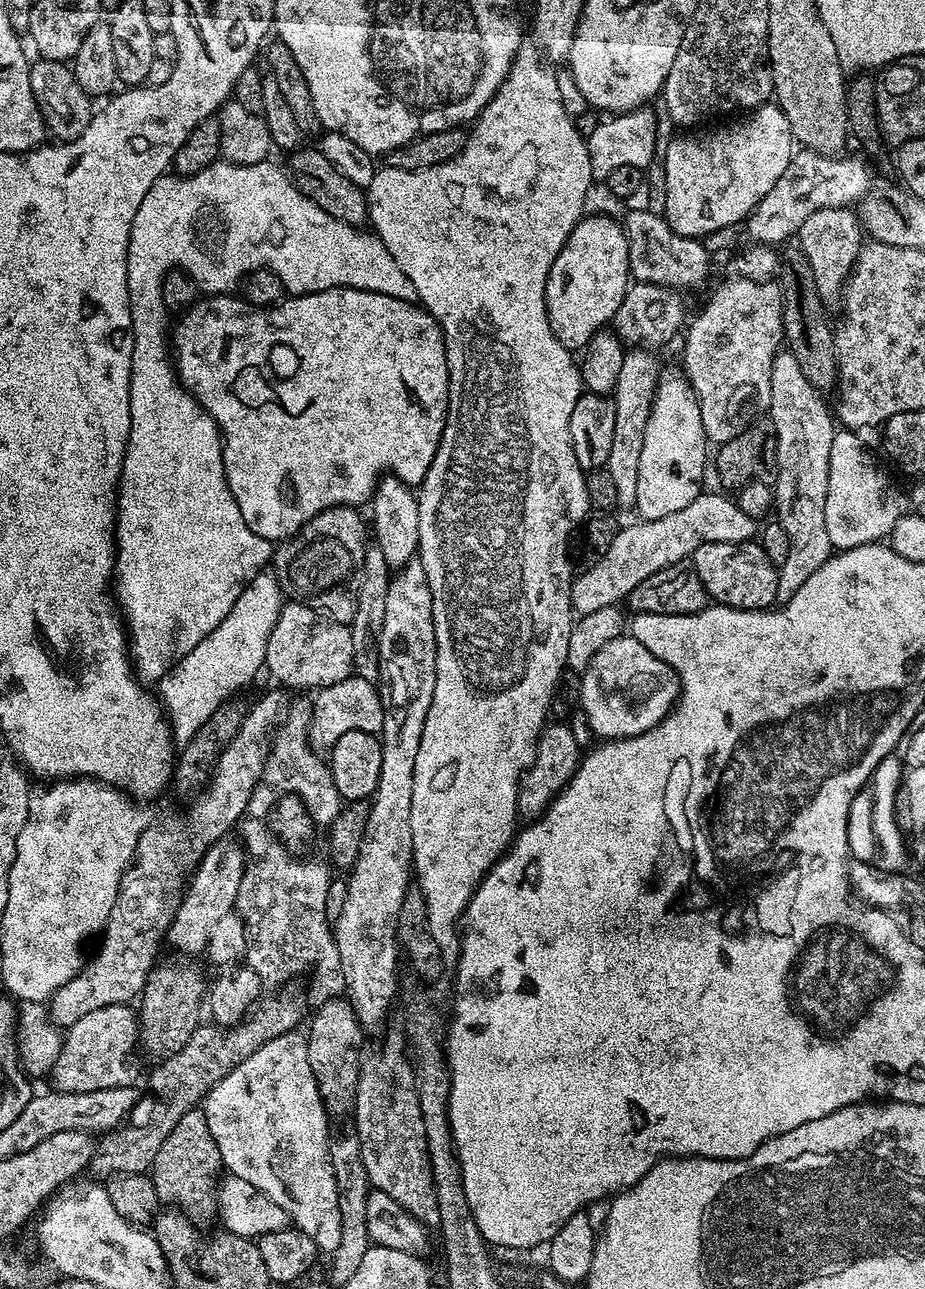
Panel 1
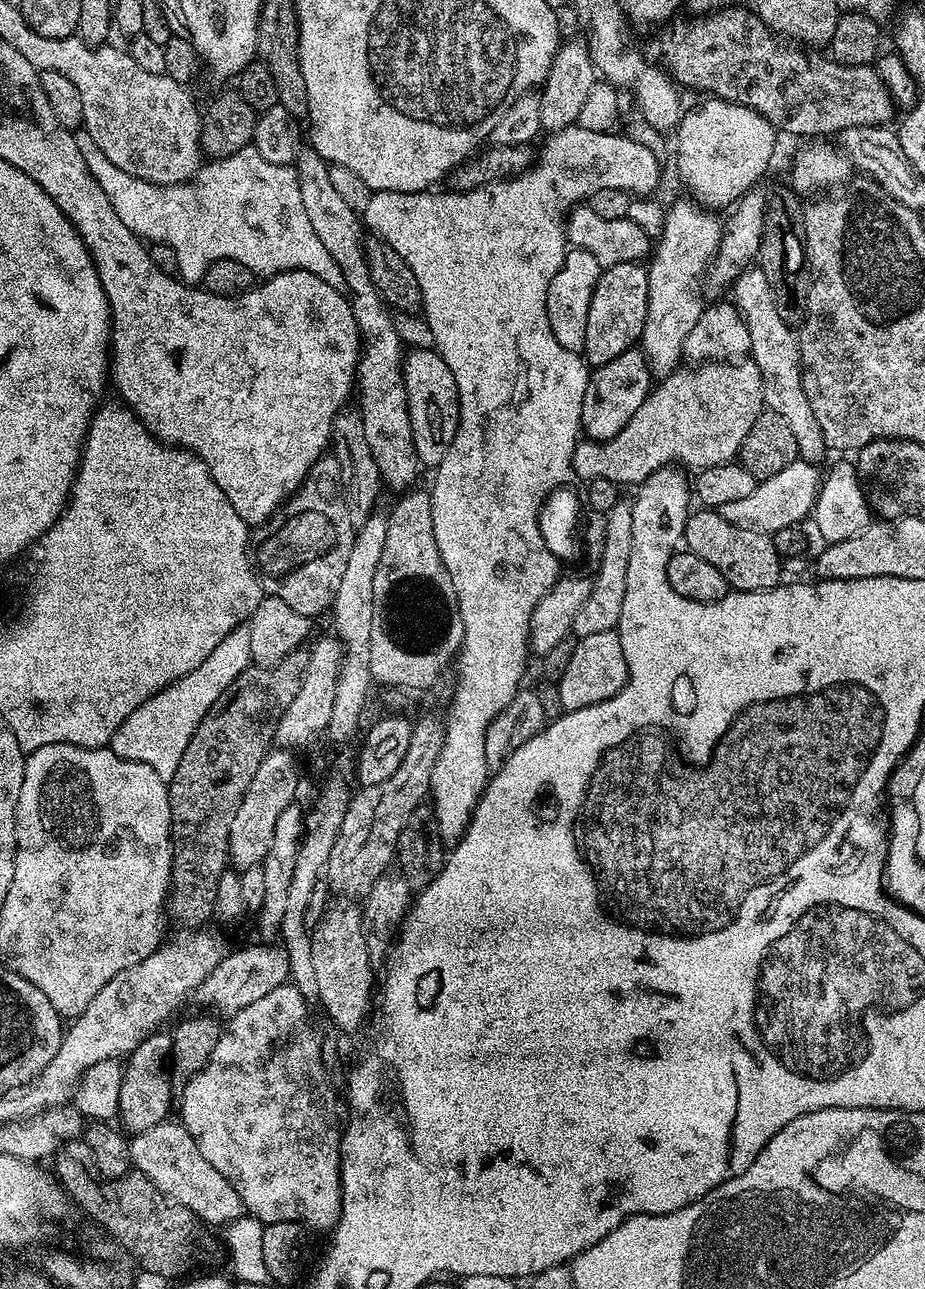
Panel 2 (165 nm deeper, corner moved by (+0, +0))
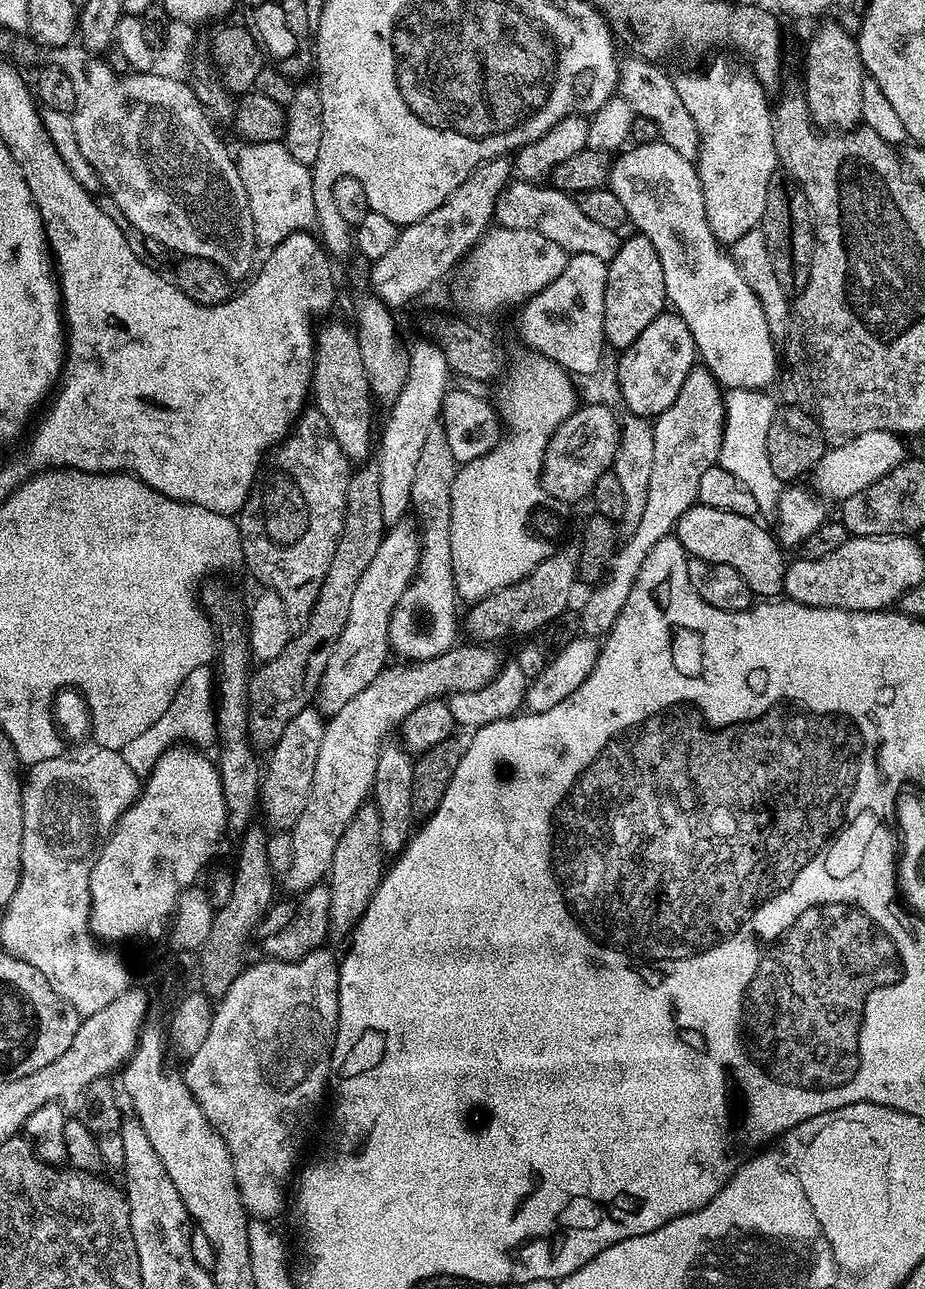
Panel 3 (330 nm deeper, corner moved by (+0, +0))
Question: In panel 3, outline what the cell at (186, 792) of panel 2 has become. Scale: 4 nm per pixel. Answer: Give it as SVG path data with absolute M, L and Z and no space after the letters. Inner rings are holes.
M372 462L357 468L360 469L357 472L355 469L348 478L342 530L311 614L297 631L301 632L289 639L282 654L273 660L263 661L260 669L257 672L255 669L248 677L248 739L256 750L275 748L286 726L313 703L316 689L320 687L320 675L326 670L332 648L346 624L358 578L362 578L362 570L366 570L374 554L378 554L378 546L386 531L378 499L378 470Z

